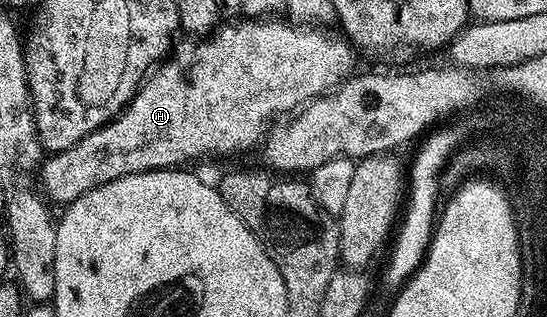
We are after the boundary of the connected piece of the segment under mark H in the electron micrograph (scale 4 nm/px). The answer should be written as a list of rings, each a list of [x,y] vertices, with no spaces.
[[[230,20],[227,26],[226,23],[219,25],[212,36],[179,41],[169,51],[168,60],[143,81],[118,117],[72,144],[72,148],[51,153],[40,167],[40,186],[45,197],[51,203],[69,204],[92,192],[92,188],[100,188],[100,184],[129,174],[182,168],[190,164],[186,162],[206,158],[209,154],[234,154],[237,150],[261,147],[275,120],[293,115],[307,102],[341,86],[355,69],[355,47],[345,37],[329,34],[329,29],[307,28],[289,21],[274,22],[278,20],[234,21],[238,20]]]

